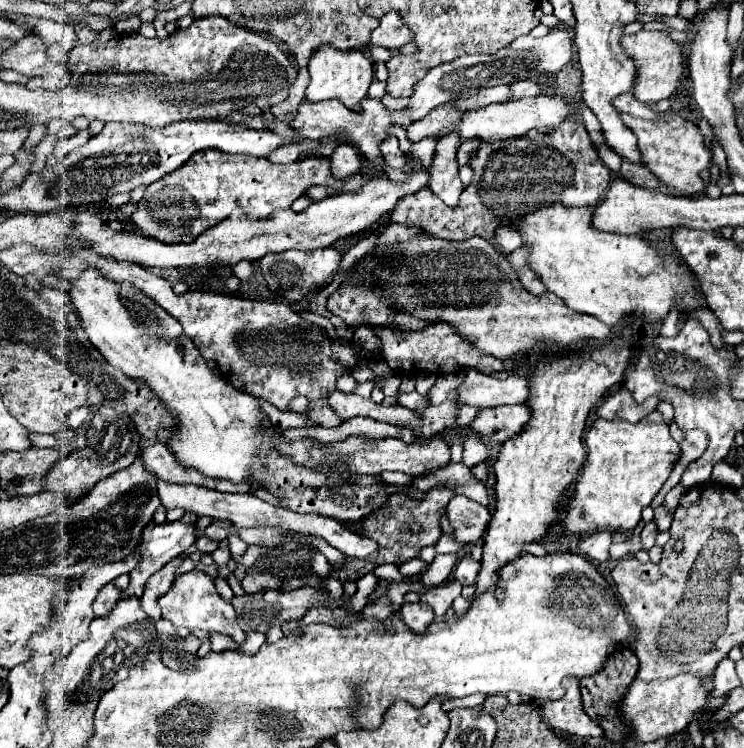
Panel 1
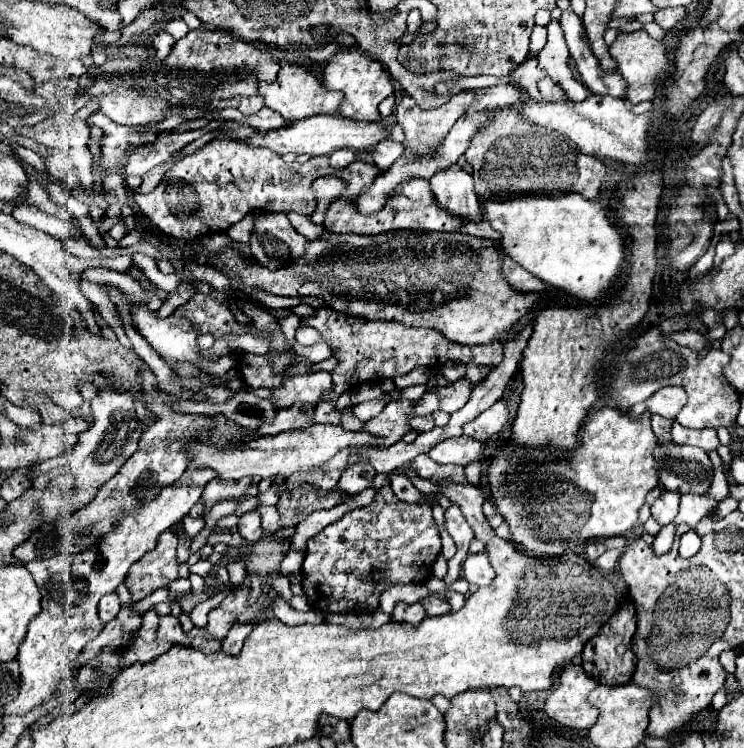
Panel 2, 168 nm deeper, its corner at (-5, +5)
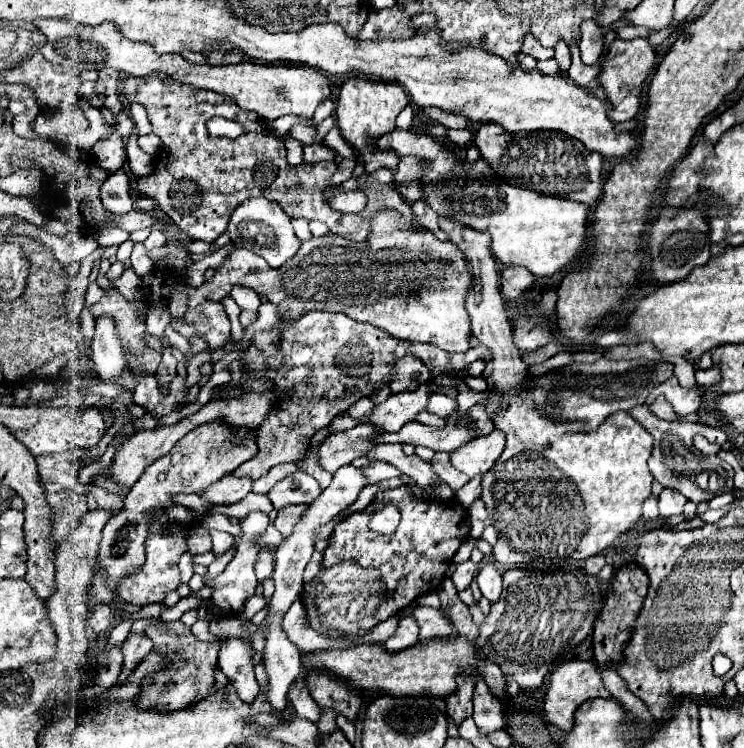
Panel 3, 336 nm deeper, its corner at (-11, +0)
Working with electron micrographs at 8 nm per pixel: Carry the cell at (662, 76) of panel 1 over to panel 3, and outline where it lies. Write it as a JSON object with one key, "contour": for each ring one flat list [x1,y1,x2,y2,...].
{"contour":[[615,39,609,45,609,55,607,61,599,73,599,85,605,89,609,103,613,105,613,111,609,113,609,117,615,123,621,121,629,121,637,115,639,107,641,107,641,89,643,89,643,81,649,77,651,69,655,67,655,51,649,45,647,39]]}

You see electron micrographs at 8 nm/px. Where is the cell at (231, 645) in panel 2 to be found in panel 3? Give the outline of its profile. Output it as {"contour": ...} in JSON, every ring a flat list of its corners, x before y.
{"contour":[[233,637,233,643,225,643,219,651,219,667,221,671,235,683,237,695,243,701,253,701,255,693,259,693,259,685,255,679,255,659,251,641]]}

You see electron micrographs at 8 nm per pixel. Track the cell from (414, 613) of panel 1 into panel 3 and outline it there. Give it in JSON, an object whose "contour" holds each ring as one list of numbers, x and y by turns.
{"contour":[[407,615,399,621,397,625,397,631,393,637,389,637,383,645,387,651,401,651,401,649,407,649,411,645,415,645,419,641,419,627,417,627,417,621,413,615]]}

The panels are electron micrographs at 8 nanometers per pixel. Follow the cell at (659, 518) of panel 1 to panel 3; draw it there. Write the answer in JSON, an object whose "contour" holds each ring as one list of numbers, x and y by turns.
{"contour":[[695,435,695,437,693,437,693,445,695,445,701,453,719,453,719,451,721,451,719,445,707,441,703,435]]}

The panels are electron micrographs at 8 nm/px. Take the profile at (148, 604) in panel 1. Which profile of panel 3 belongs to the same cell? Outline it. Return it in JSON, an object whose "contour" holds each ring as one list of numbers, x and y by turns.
{"contour":[[129,633,127,645,123,645,123,677,119,677,119,685,127,681,127,677,133,673,133,669,153,651,153,641,145,637,145,633]]}

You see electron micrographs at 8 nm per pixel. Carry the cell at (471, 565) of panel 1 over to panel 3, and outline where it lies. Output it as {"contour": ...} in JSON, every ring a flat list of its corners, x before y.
{"contour":[[491,561,483,563,483,567,475,579,477,579,477,585,479,585,483,597,487,597,489,601,499,599,499,595,501,595,501,573,497,571,497,567]]}

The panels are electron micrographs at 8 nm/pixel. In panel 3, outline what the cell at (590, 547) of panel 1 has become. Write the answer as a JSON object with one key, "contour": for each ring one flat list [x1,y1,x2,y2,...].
{"contour":[[595,555,595,557,589,557,589,559,585,561,585,569,587,569,591,575,597,575,603,567,605,567,605,557,603,557,603,555]]}

